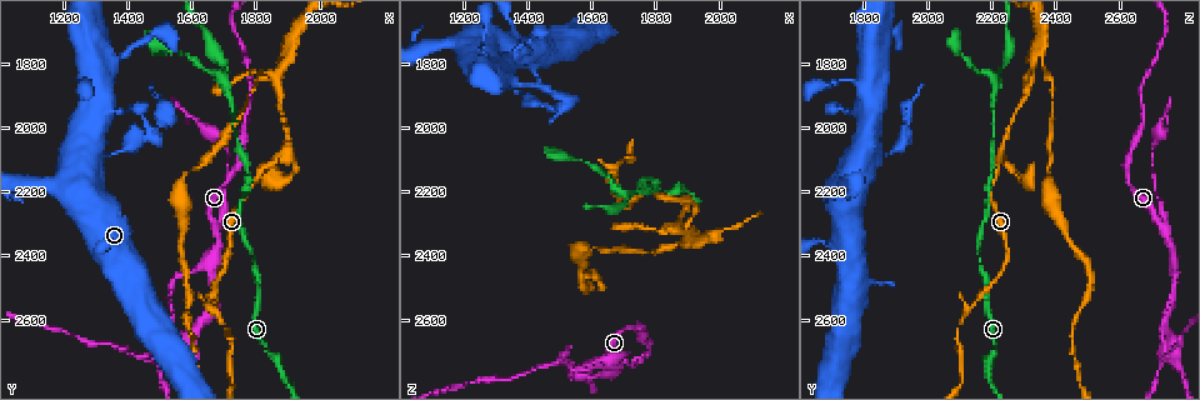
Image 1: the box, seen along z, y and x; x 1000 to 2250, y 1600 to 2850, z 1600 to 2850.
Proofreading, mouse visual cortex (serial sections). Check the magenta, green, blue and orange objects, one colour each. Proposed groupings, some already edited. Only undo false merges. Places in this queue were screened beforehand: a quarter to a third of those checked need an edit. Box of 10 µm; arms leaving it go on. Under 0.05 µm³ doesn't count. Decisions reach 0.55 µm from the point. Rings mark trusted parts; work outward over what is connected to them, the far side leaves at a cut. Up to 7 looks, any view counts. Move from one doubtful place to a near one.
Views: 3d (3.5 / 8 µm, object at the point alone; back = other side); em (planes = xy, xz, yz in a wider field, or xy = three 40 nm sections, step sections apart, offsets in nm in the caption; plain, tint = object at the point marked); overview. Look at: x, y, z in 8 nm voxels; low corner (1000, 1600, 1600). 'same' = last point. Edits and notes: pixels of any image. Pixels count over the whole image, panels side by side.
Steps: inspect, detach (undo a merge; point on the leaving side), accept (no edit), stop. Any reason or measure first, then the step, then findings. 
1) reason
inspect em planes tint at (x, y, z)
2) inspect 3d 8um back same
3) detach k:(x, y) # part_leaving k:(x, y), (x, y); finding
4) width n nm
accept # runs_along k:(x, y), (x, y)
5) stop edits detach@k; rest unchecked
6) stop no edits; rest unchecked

branch point
inspect em xy step 3 tint at (1880, 2090, 2220)

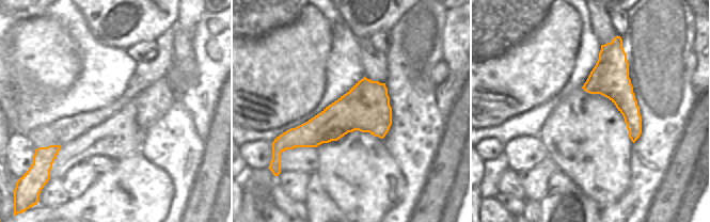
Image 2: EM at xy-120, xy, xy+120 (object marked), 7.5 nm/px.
inspect 3d 3.5um same

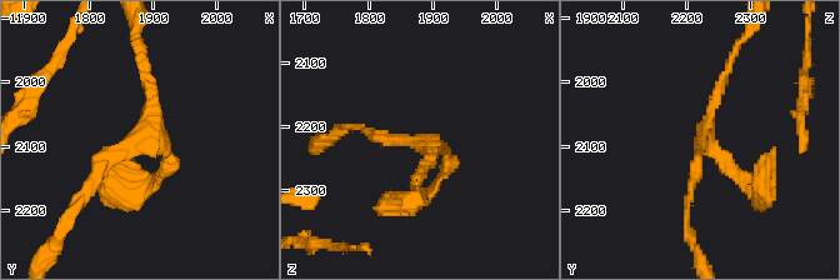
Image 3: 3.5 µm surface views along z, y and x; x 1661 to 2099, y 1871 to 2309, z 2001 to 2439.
arm_widths 150, 150, 150 nm
accept # continuous, no second cell

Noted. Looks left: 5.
inspect 3d 3.5um at (1710, 1850, 2200)

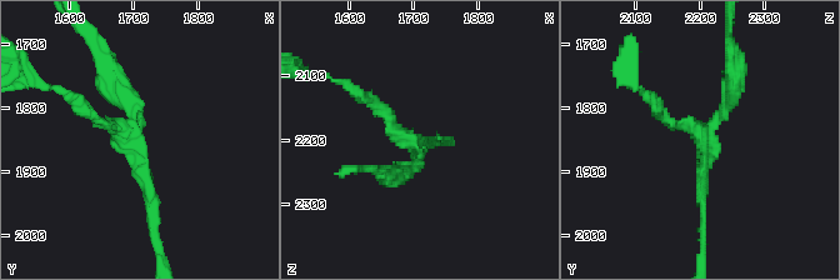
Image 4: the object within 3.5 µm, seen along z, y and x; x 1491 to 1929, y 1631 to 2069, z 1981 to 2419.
arms 3; arm_widths 150, 150, 250 nm; now the EM
inspect em xy step 3 tint at (1705, 1850, 2210)

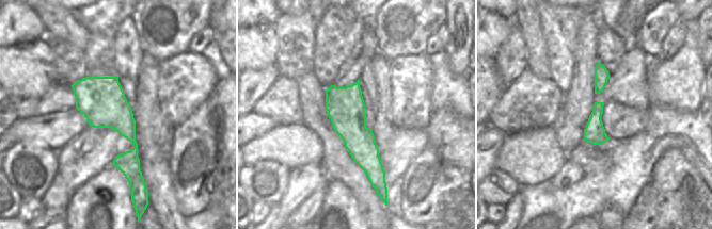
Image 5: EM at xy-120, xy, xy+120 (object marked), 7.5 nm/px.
accept # all the same cell

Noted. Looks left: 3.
two arms in line, one across
inspect 3d 3.5um back at (1660, 2420, 2770)

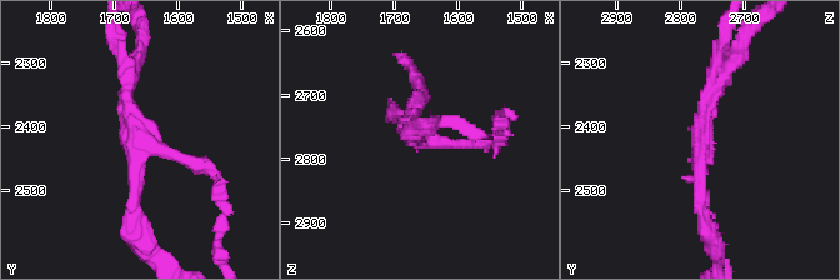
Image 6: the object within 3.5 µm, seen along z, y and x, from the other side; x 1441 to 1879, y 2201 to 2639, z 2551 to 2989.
now the EM
inspect em xy step 5 tint at (1655, 2420, 2770)

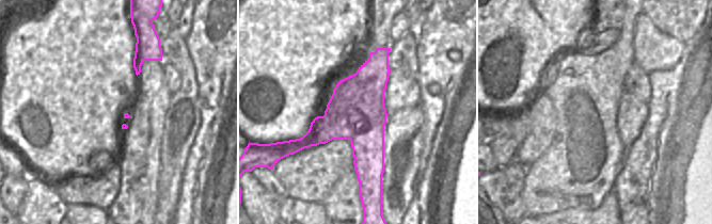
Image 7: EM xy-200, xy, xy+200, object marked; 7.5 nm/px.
another direction
inspect em xy step 3 tint same

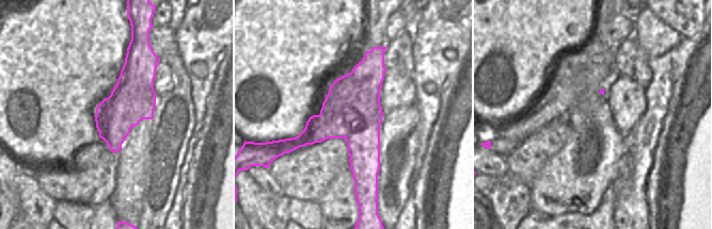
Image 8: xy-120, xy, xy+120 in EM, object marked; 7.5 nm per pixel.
detach 6:(191, 159) # two cells meet here

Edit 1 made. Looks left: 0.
stop edits detach@6; rest unchecked

